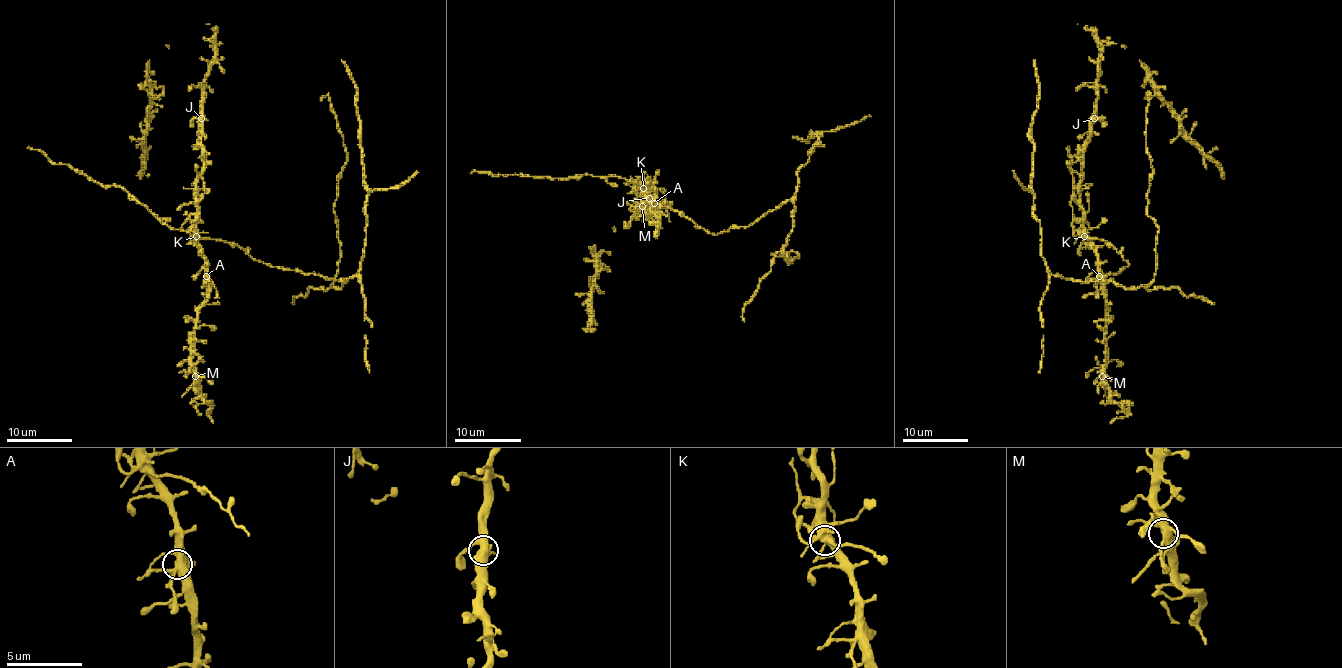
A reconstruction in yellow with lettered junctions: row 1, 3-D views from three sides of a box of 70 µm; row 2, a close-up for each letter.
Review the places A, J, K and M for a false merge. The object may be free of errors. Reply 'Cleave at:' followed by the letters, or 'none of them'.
Cleave at: none of them

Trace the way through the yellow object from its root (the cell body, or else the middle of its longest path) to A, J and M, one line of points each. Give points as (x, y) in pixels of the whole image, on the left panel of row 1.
A: (249, 255), (237, 245), (224, 241), (200, 239), (198, 247), (205, 257), (206, 276)
J: (249, 255), (237, 245), (203, 239), (198, 234), (196, 182), (203, 166), (201, 118)
M: (249, 255), (224, 241), (198, 241), (205, 257), (206, 303), (200, 309), (193, 337), (195, 376)

